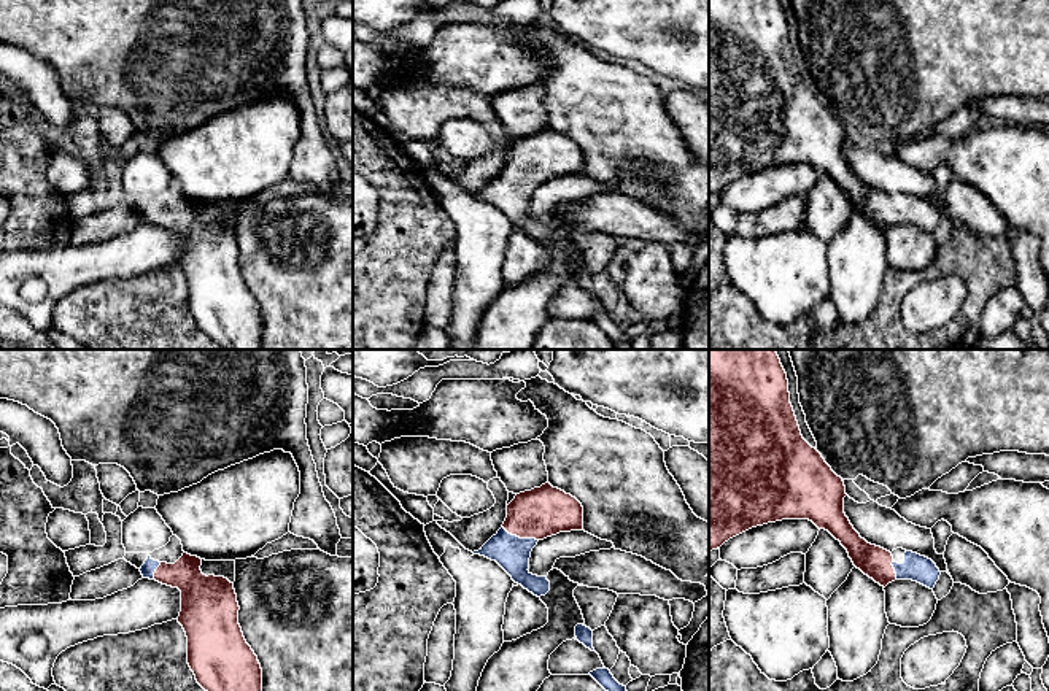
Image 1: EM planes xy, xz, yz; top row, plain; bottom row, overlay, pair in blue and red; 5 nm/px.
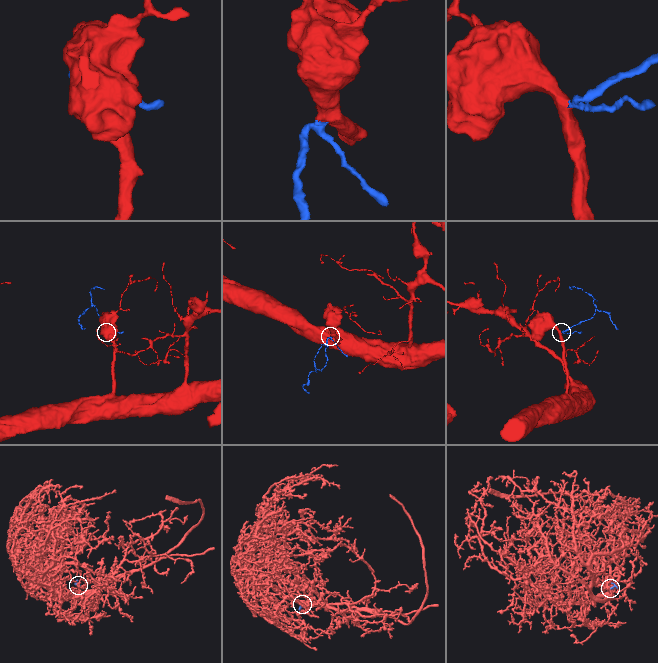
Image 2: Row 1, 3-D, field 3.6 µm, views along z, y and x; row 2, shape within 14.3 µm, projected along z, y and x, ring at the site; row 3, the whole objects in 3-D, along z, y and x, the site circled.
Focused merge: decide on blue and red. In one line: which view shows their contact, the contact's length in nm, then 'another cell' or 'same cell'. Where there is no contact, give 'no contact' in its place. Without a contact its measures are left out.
xz | 200 nm | same cell

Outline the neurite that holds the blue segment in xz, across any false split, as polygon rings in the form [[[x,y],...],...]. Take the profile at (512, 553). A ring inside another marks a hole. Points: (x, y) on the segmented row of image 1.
[[[545,483],[517,494],[502,527],[474,554],[496,561],[515,583],[540,597],[550,591],[550,581],[528,570],[531,551],[539,540],[571,531],[583,531],[582,504]]]

